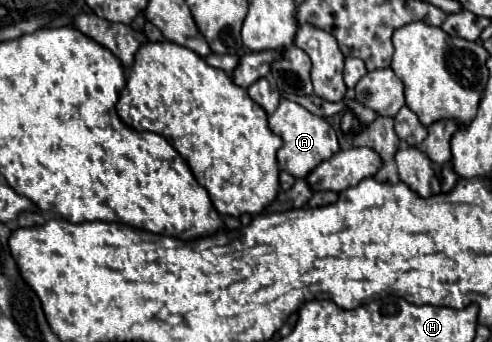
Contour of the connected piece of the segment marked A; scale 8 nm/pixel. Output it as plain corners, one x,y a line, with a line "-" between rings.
282,99
278,109
268,117
268,125
284,141
284,145
278,149
278,165
282,171
294,177
306,177
318,163
330,159
332,155
340,151
338,135
332,129
332,125
326,119
312,115
308,109
304,109
296,101

